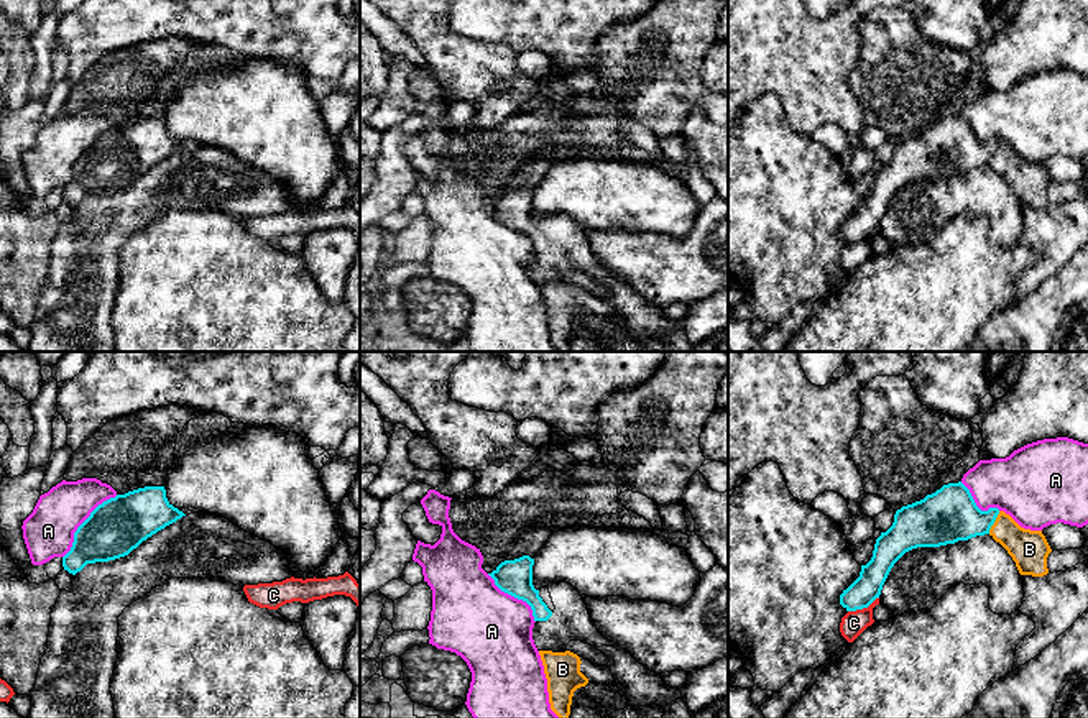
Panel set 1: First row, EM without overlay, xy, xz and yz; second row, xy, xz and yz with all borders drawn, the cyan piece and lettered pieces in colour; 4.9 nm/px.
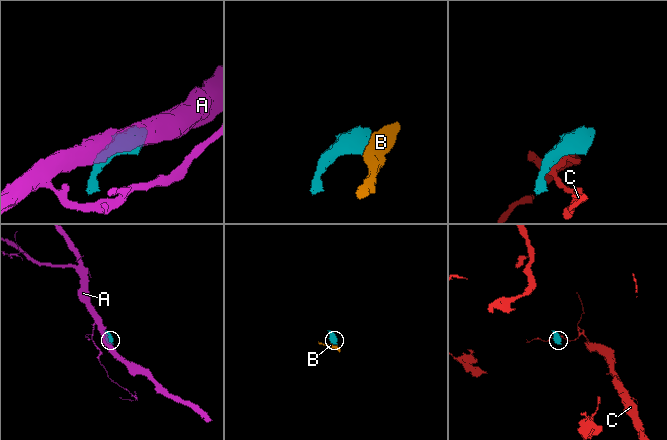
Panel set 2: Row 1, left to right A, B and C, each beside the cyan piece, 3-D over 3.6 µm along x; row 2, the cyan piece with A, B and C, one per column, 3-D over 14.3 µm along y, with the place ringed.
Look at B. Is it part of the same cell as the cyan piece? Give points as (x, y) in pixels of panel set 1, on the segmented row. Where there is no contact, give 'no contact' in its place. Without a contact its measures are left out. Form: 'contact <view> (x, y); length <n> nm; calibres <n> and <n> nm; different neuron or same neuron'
contact yz (993, 523); length 130 nm; calibres 260 and 190 nm; different neuron

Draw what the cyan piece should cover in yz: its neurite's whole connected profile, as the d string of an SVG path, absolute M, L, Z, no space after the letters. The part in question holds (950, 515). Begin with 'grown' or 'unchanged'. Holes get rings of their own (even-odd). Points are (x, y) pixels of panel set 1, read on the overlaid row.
unchanged; M961 481L902 506L892 526L876 539L873 557L861 565L860 577L840 595L840 605L846 611L868 608L879 598L891 568L906 552L989 534L998 514L998 508L981 511Z

